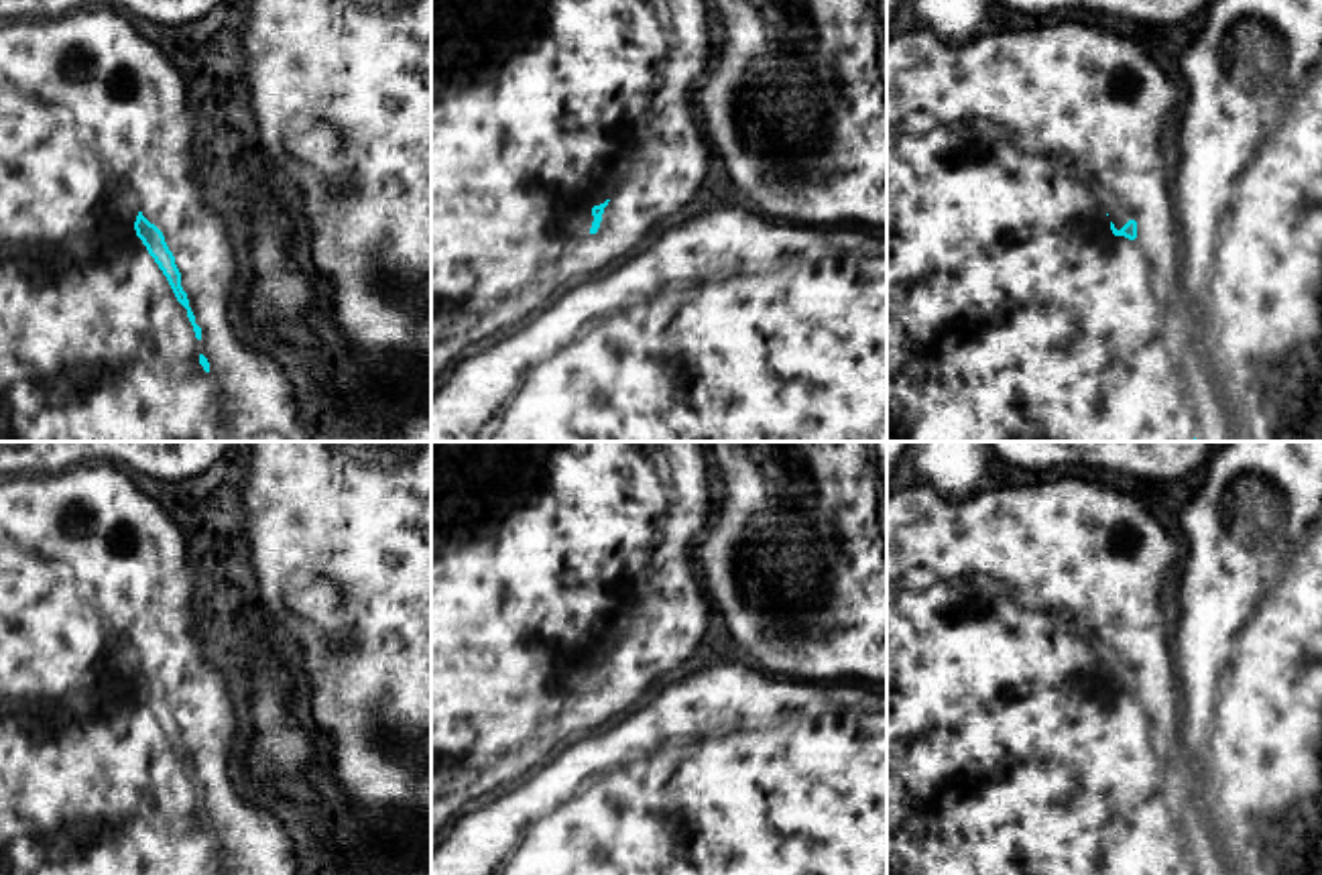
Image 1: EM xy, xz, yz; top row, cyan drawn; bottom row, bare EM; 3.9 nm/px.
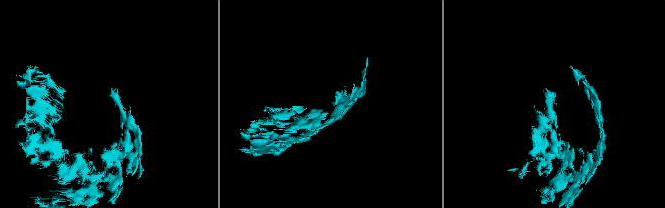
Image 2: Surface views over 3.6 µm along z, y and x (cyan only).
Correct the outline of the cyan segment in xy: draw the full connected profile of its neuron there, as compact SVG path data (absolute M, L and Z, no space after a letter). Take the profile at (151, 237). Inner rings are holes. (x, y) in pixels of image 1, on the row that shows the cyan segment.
M79 8L43 22L0 26L0 55L14 55L16 67L33 73L20 90L0 85L0 442L307 442L283 366L256 338L232 324L236 256L224 222L207 206L205 165L195 153L197 128L187 85L169 57L114 8ZM55 104L73 114L89 132L89 142L55 118L51 110ZM104 163L138 191L140 212L134 222L114 210Z

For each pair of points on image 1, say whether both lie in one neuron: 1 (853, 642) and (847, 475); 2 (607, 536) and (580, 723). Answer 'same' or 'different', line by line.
1: same
2: same

